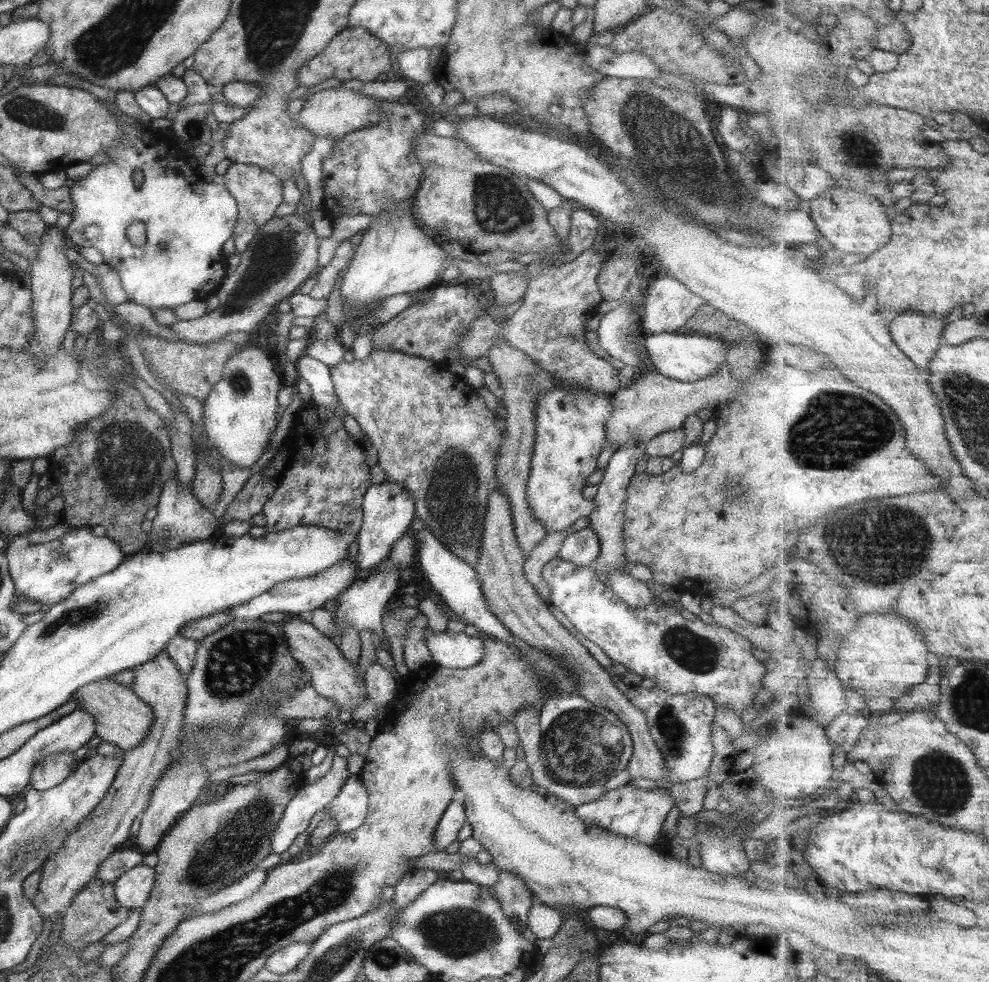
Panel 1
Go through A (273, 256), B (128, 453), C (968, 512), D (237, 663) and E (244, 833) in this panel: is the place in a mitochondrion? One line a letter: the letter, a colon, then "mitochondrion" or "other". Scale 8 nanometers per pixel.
A: mitochondrion
B: mitochondrion
C: other
D: mitochondrion
E: mitochondrion

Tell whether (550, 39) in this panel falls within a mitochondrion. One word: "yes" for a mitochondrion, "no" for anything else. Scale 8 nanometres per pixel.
no

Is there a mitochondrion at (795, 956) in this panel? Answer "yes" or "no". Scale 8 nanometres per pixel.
no

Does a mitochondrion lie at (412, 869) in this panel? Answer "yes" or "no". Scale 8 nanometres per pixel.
no

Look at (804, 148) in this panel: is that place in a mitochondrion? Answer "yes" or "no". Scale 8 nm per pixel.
no

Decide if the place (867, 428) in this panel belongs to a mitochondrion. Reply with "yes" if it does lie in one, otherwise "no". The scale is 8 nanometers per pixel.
yes

